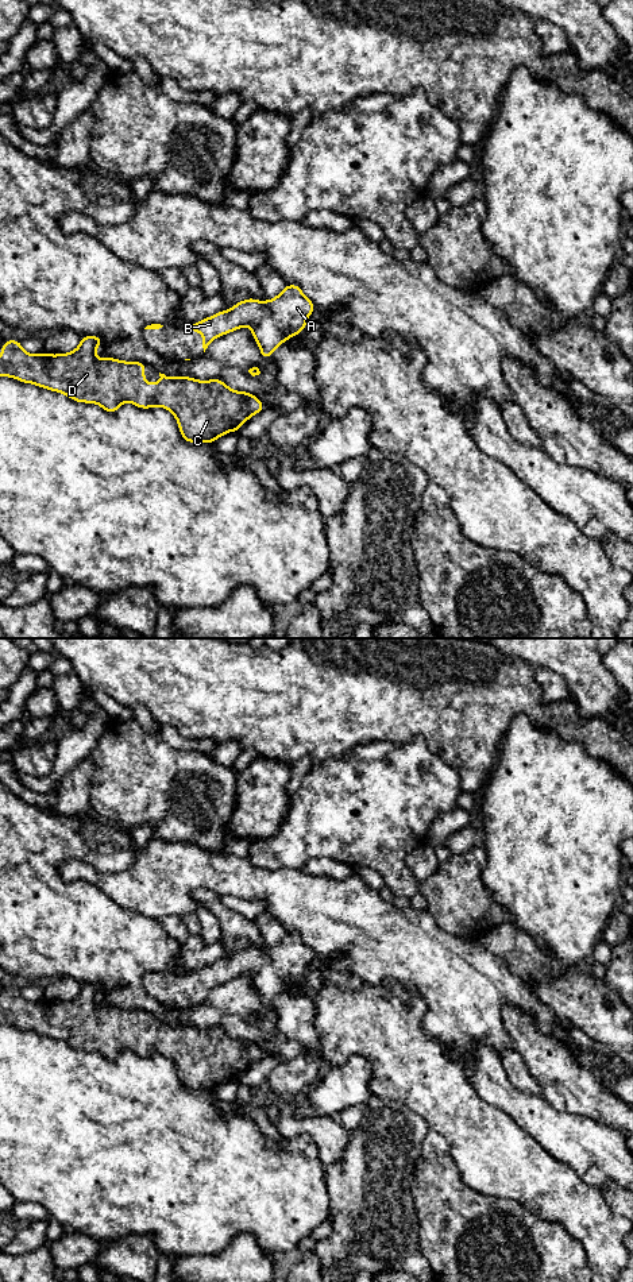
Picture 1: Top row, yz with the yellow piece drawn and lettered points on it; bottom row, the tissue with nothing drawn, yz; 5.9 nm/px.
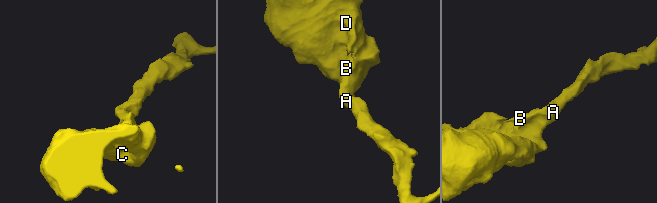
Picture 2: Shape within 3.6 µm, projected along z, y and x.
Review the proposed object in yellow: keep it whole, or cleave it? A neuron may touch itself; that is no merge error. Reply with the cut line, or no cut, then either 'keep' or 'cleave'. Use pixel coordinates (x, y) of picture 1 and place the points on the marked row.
cut none; keep

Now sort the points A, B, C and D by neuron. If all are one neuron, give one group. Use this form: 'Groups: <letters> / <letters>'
Groups: A B C D

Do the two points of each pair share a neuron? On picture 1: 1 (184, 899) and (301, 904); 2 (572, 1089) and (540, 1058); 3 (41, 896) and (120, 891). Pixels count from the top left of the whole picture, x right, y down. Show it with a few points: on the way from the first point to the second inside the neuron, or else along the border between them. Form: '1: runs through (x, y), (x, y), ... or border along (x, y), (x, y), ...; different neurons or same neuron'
1: runs through (208, 881), (247, 881), (270, 887); same neuron
2: runs through (564, 1081), (548, 1065); same neuron
3: border along (73, 880), (88, 881), (118, 904), (130, 910); different neurons

